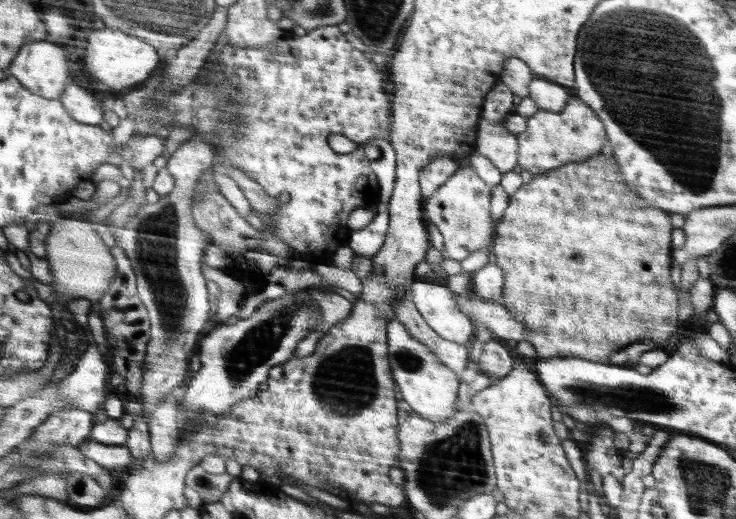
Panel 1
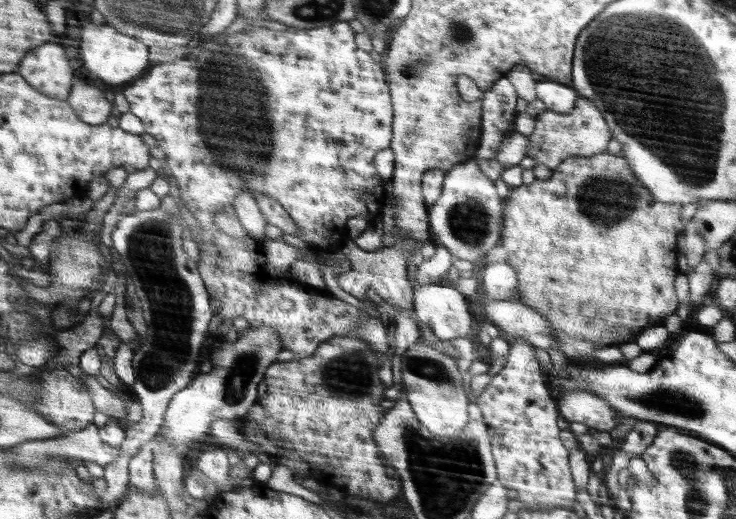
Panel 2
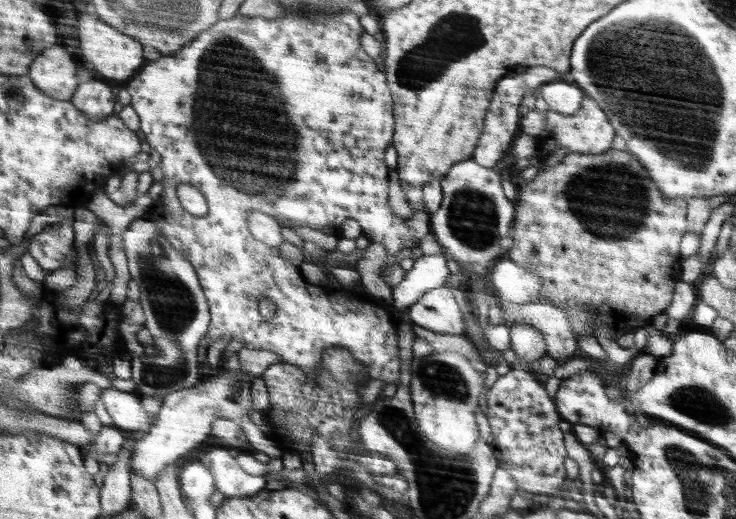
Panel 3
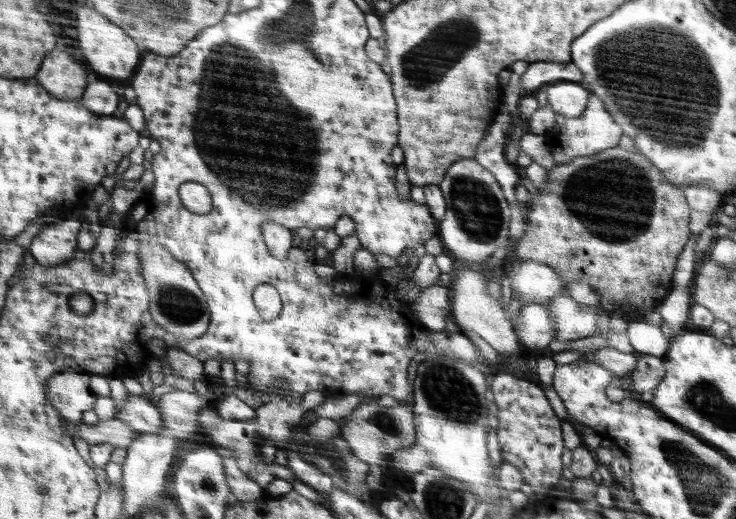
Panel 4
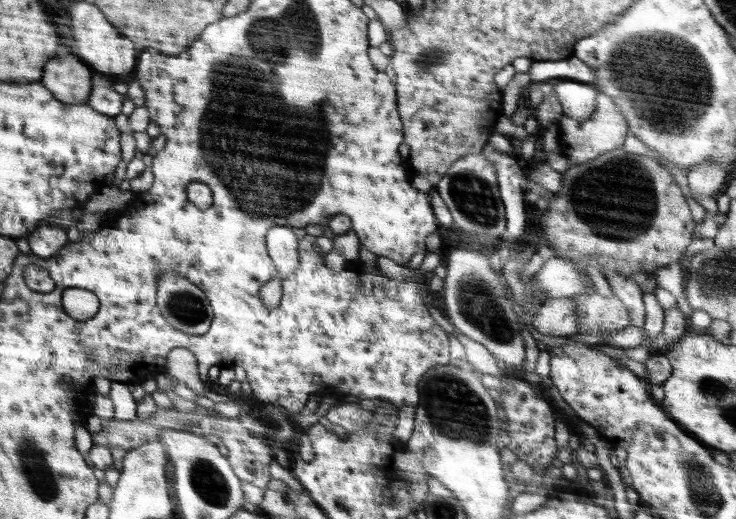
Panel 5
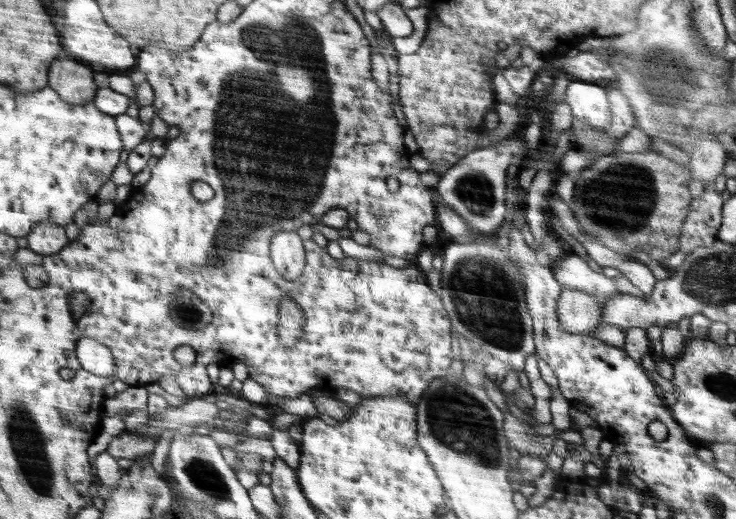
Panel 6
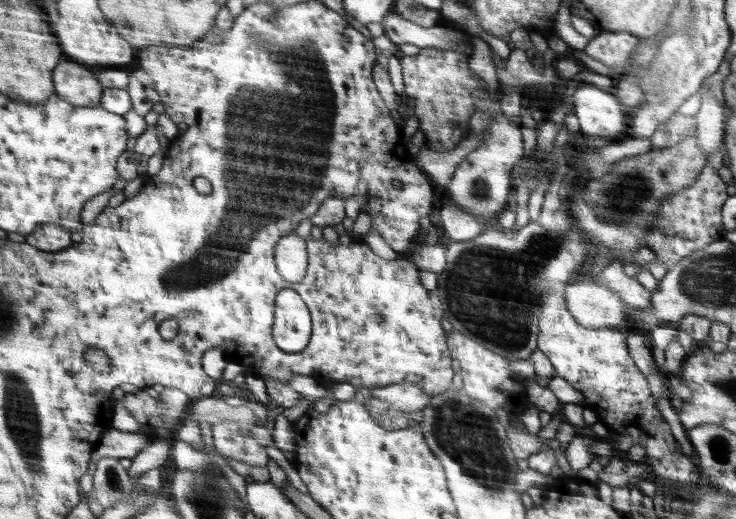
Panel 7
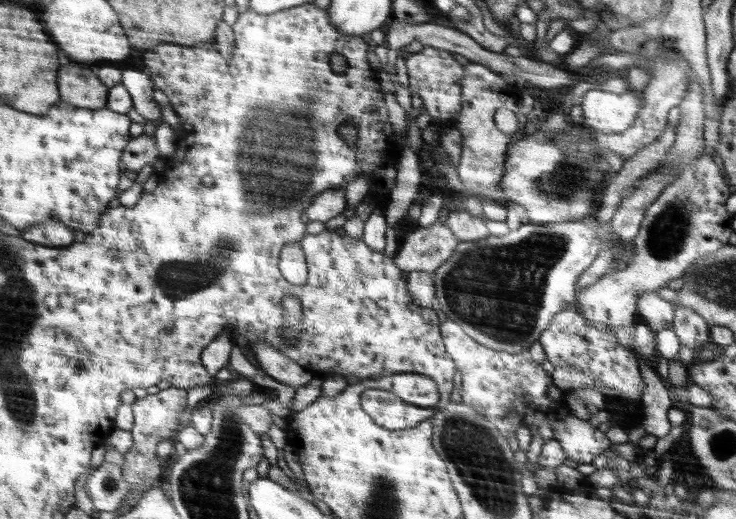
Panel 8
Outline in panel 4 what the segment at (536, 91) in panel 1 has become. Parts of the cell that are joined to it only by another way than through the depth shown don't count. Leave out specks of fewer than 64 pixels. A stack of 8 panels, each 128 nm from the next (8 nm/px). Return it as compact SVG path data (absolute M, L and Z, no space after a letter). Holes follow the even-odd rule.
M558 82L545 87L548 105L557 114L574 118L584 112L586 104L592 95L584 86L576 82Z

